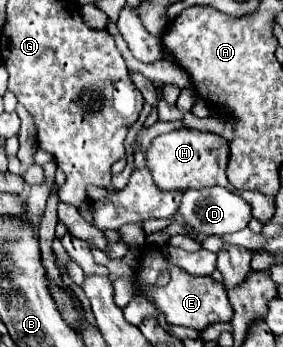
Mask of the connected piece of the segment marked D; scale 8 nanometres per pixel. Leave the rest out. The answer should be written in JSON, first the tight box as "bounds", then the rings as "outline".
{"bounds":[178,187,252,235],"outline":[[[208,187],[208,189],[188,189],[184,191],[182,205],[178,211],[186,225],[196,233],[196,235],[228,235],[244,229],[248,221],[252,219],[250,205],[236,193],[230,193],[224,187]]]}

